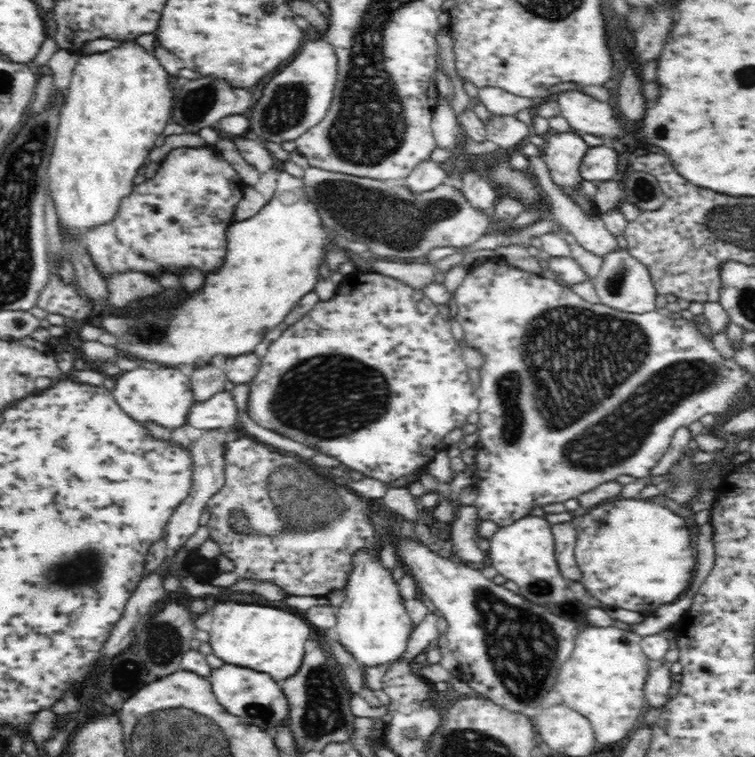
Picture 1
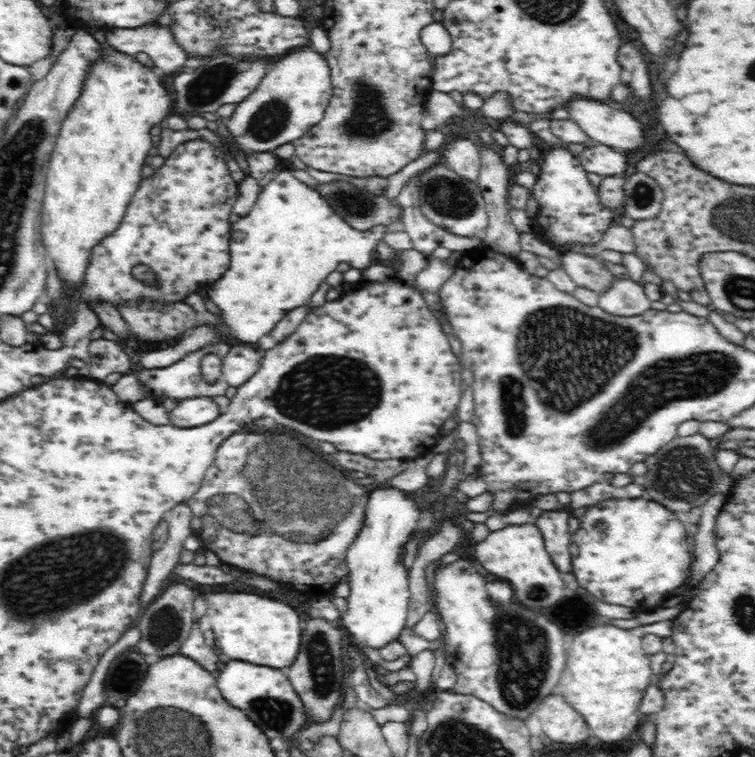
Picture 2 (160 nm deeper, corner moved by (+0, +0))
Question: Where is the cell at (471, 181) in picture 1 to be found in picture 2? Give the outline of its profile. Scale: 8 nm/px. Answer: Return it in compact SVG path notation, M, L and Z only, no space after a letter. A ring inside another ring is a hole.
M471 136L450 140L444 145L444 163L468 184L478 185L481 160Z

